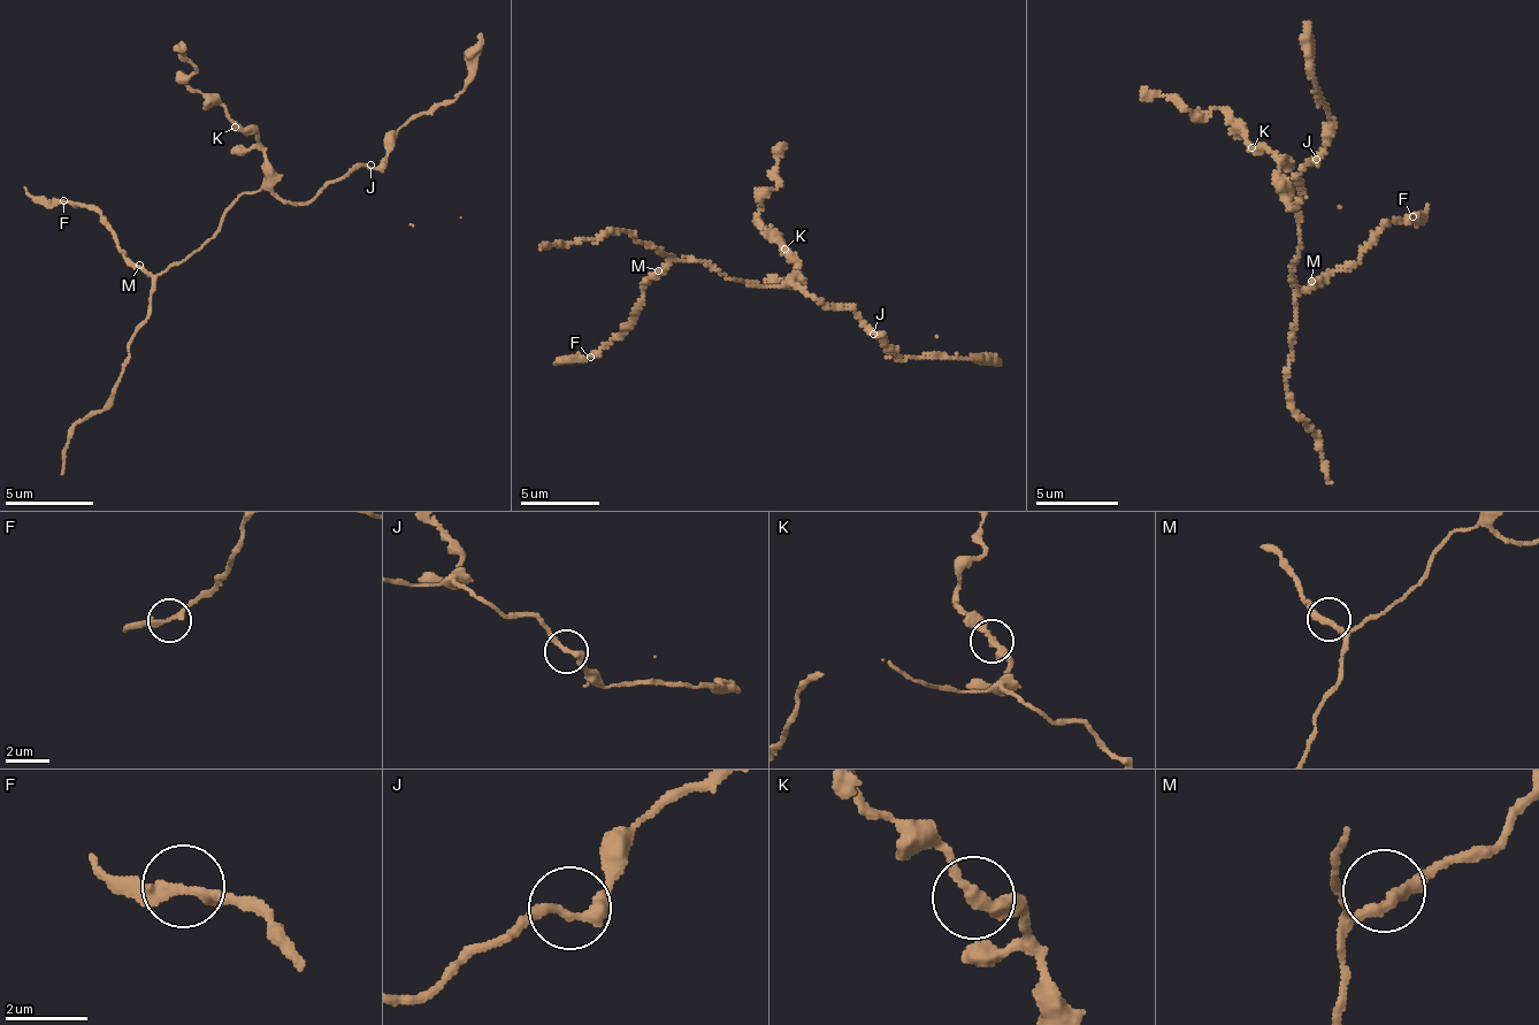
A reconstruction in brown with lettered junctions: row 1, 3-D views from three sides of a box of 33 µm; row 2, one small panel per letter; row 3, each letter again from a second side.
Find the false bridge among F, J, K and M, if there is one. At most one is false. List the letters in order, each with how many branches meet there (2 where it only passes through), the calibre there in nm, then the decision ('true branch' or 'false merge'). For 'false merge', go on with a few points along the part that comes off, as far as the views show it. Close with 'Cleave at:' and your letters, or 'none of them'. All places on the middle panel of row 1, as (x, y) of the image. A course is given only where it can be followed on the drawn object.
F: 2 | 280 nm | true branch
J: 2 | 260 nm | true branch
K: 2 | 280 nm | true branch
M: 2 | 280 nm | true branch
Cleave at: none of them

